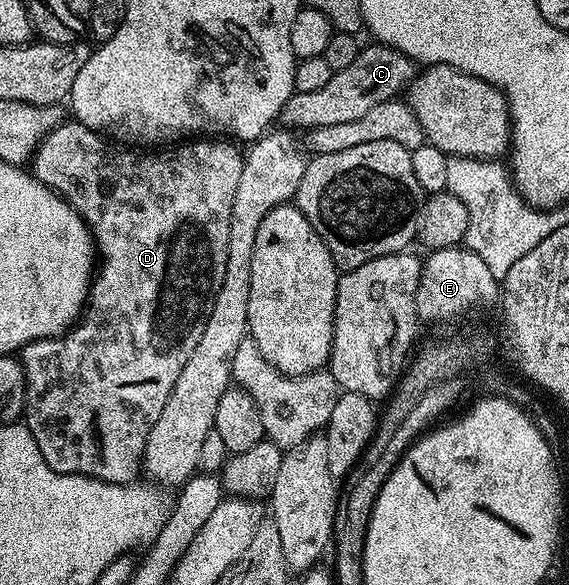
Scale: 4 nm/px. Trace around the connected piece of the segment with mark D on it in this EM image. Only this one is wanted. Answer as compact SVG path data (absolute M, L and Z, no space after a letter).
M60 122L58 127L54 127L40 141L39 148L30 160L29 171L50 191L56 191L62 199L66 199L67 204L82 217L94 238L95 250L101 262L94 272L87 301L77 325L51 339L26 343L18 352L17 359L22 364L23 380L27 386L23 398L25 422L29 433L33 433L33 441L37 441L37 449L41 449L41 457L45 457L49 469L62 475L88 475L106 483L127 485L134 480L131 478L135 474L140 474L149 429L153 429L157 417L161 417L161 409L165 409L165 401L169 401L169 393L173 393L173 385L177 385L177 377L181 377L185 361L189 361L197 341L201 341L201 333L205 333L209 313L213 313L215 294L220 291L221 280L225 278L225 261L229 257L229 217L233 196L237 194L237 181L241 181L244 152L238 151L234 142L224 141L219 137L199 137L194 141L183 141L178 145L156 150L154 153L140 153L138 150L124 149L108 141L99 132L91 131L81 122L70 122Z

